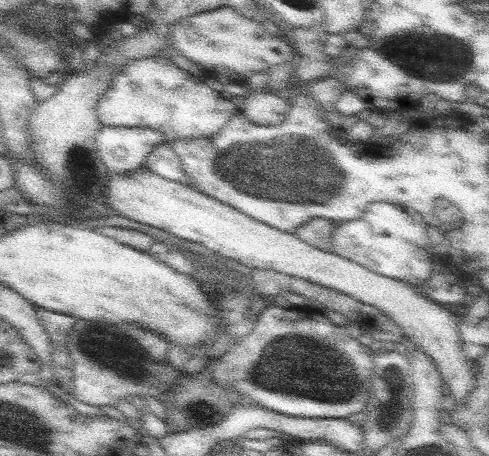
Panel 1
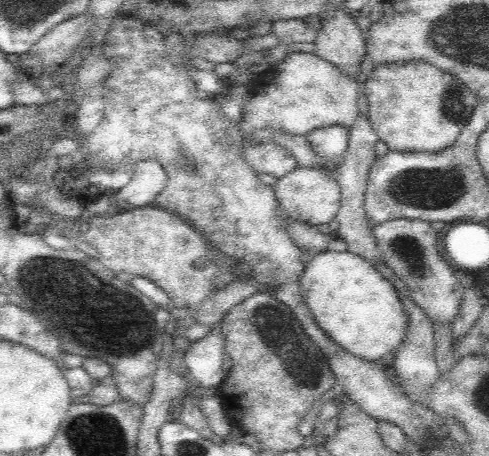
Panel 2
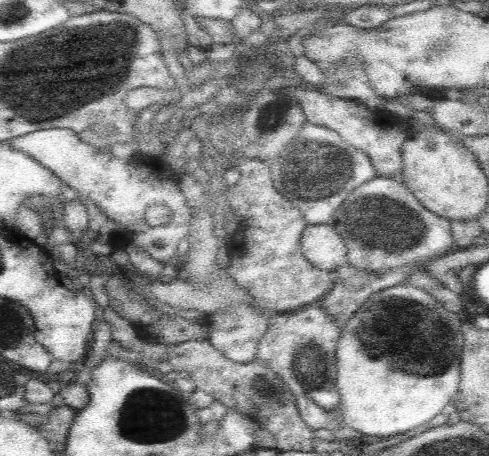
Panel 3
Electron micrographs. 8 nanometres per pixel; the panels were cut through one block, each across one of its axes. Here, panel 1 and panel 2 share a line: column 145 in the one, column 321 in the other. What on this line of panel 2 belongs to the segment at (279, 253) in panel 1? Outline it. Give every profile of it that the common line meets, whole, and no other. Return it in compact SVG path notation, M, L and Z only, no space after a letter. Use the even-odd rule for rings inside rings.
M298 166L286 178L280 178L274 190L276 190L276 198L282 210L286 212L290 220L312 224L312 226L330 224L332 220L336 220L336 214L342 206L342 188L334 180L334 176L328 174L326 170L308 170L308 168Z

